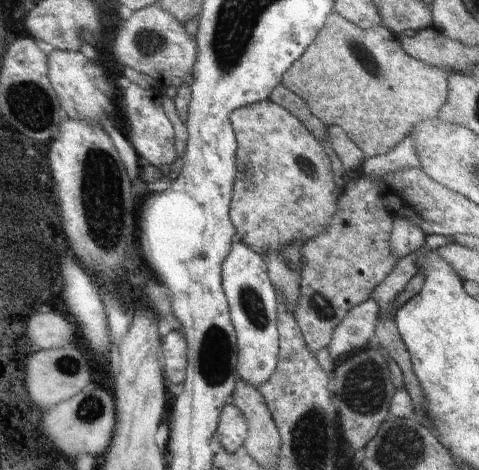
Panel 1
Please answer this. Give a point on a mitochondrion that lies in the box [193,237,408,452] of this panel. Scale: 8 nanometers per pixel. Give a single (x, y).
(363, 389)

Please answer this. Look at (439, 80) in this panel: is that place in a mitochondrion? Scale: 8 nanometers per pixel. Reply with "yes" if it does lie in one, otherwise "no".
no

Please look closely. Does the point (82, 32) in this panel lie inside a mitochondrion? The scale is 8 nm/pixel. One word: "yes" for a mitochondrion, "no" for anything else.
yes

